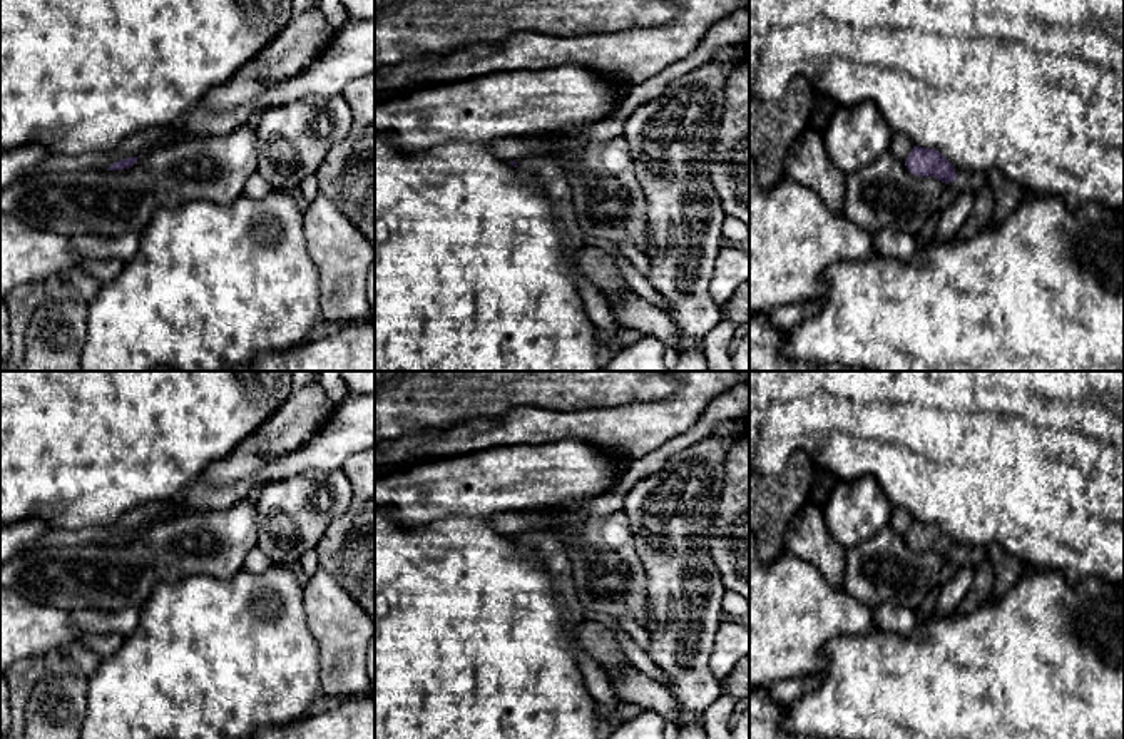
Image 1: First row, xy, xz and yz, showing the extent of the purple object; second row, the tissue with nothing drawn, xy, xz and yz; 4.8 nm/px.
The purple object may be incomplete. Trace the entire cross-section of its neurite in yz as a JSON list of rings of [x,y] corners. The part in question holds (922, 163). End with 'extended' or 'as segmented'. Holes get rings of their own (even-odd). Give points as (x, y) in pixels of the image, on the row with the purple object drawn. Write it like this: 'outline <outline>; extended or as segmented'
outline [[[913,145],[905,166],[918,177],[932,176],[945,184],[957,181],[953,166],[935,149]]]; as segmented

